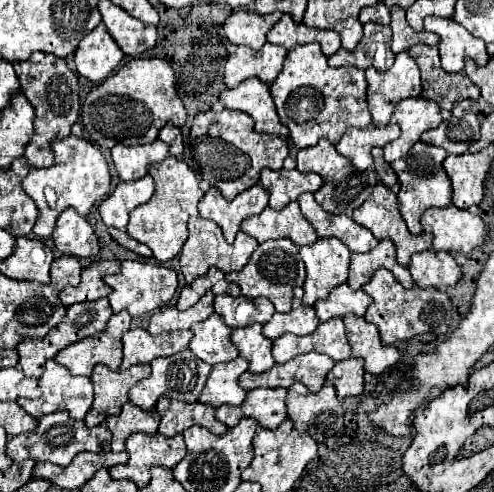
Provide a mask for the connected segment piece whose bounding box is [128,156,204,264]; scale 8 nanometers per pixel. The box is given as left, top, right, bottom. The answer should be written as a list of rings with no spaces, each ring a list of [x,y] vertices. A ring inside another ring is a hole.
[[[168,156],[166,160],[152,164],[148,174],[156,182],[156,192],[150,198],[150,204],[144,204],[130,214],[128,234],[134,240],[146,244],[152,250],[154,258],[164,264],[164,262],[172,260],[180,252],[182,244],[186,242],[186,238],[188,238],[186,224],[192,216],[198,214],[196,204],[204,196],[204,192],[200,190],[200,182],[198,182],[194,170],[184,160],[176,160],[174,156]]]

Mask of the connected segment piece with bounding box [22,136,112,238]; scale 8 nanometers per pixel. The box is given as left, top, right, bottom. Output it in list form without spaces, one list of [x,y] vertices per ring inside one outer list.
[[[78,136],[58,138],[52,142],[52,152],[54,152],[54,164],[50,168],[30,170],[28,176],[22,180],[24,192],[36,202],[40,212],[34,224],[34,234],[38,238],[52,236],[56,218],[68,206],[72,206],[80,216],[88,216],[92,206],[108,196],[110,180],[112,180],[104,154],[96,144],[92,144],[86,138],[78,138]]]

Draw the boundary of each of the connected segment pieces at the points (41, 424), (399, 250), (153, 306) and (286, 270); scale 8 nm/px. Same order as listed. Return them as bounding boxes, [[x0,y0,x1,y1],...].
[[6,412,112,468],[352,184,432,266],[104,260,178,316],[226,238,306,312]]

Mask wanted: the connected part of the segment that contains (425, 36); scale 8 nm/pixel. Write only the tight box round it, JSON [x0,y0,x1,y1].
[390,6,440,54]

